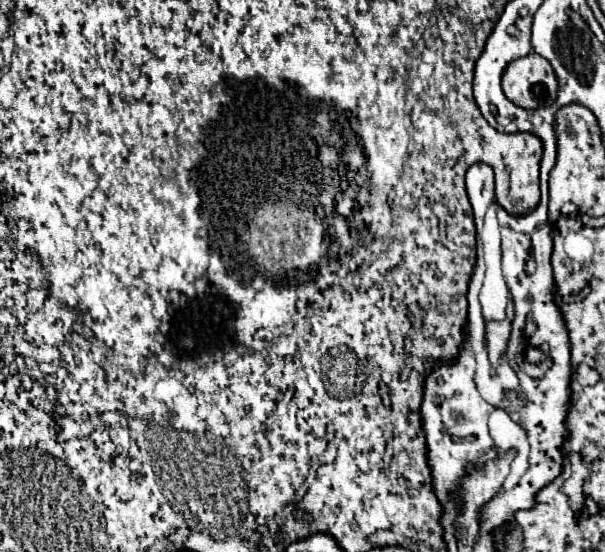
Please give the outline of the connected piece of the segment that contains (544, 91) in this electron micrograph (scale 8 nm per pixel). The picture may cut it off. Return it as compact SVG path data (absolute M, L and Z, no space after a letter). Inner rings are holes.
M538 53L510 61L502 73L504 95L524 107L536 109L556 101L556 75L552 65Z

